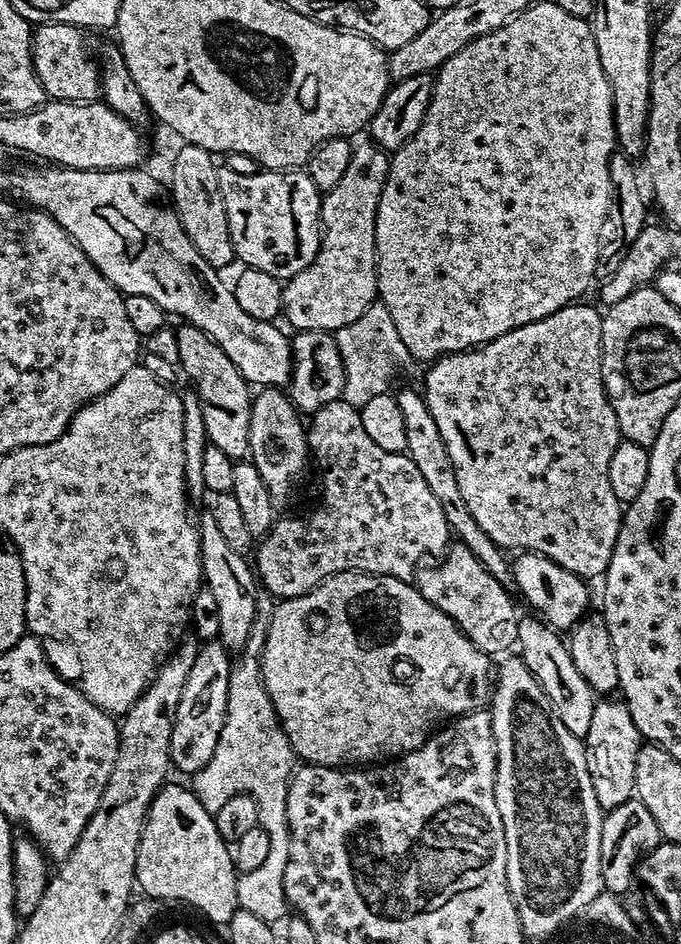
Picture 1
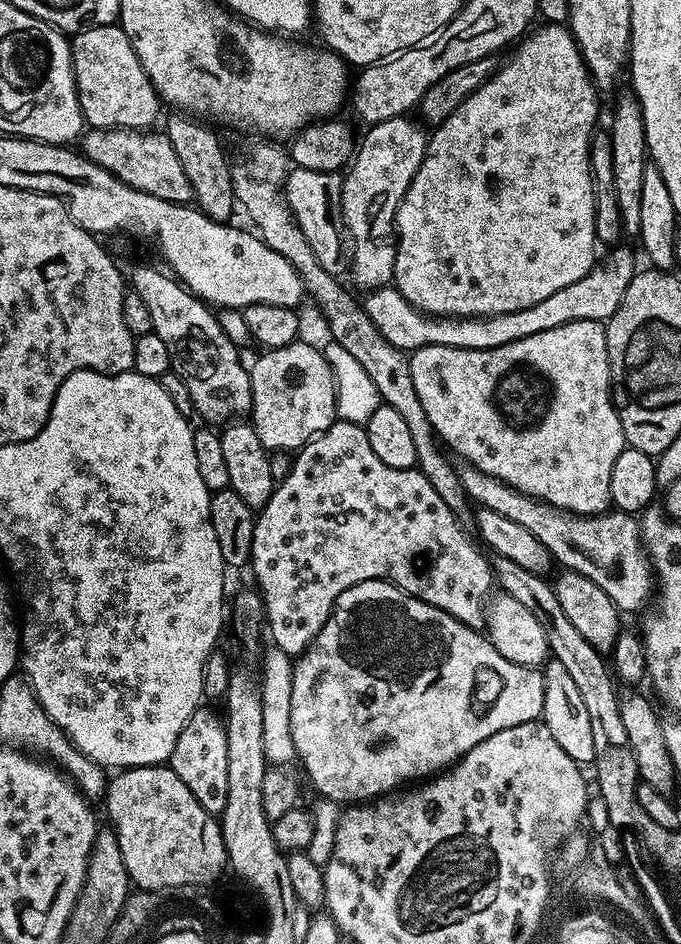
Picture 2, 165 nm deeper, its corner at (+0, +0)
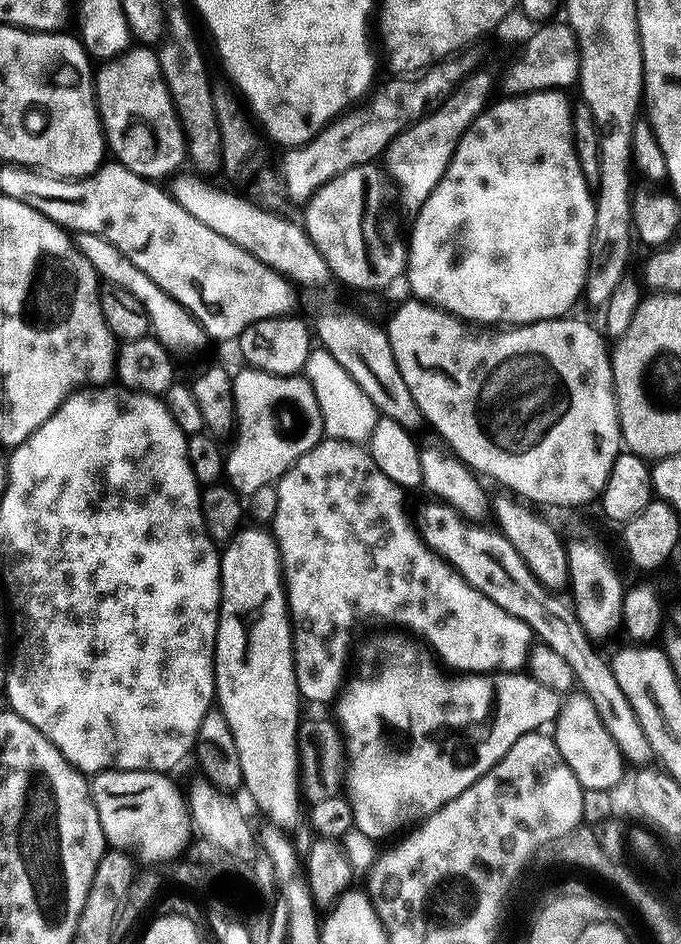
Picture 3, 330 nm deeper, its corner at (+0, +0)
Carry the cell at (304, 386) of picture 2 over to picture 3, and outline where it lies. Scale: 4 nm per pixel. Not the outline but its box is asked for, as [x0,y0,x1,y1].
[224,366,325,493]

